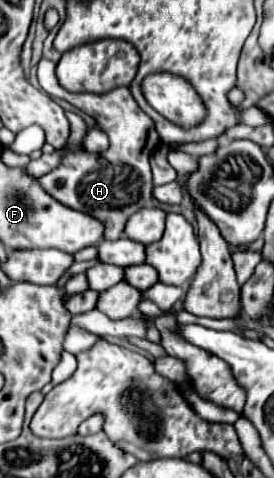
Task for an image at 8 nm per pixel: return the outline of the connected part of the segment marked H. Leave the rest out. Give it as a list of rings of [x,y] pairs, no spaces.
[[[41,58],[37,66],[37,78],[47,94],[69,100],[75,108],[93,116],[97,120],[97,126],[103,128],[103,132],[107,134],[110,143],[109,148],[101,154],[91,154],[83,150],[75,152],[75,156],[67,156],[67,160],[63,160],[59,168],[37,178],[39,186],[57,202],[99,218],[105,224],[105,240],[121,238],[127,218],[137,210],[149,206],[153,200],[149,156],[161,142],[155,132],[153,120],[139,108],[129,88],[115,88],[103,94],[70,93],[63,90],[53,72],[53,62],[47,58]]]

